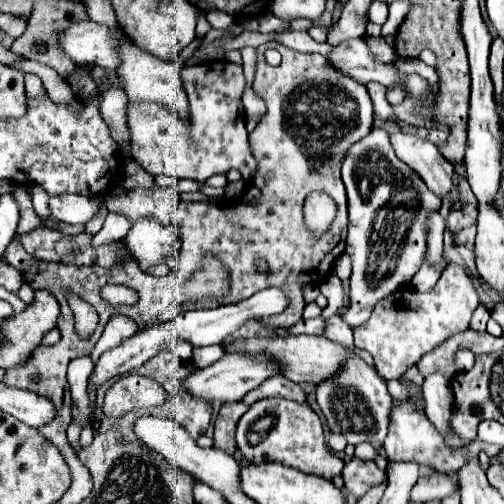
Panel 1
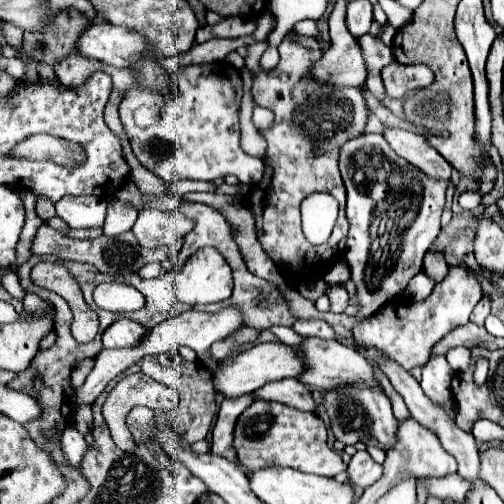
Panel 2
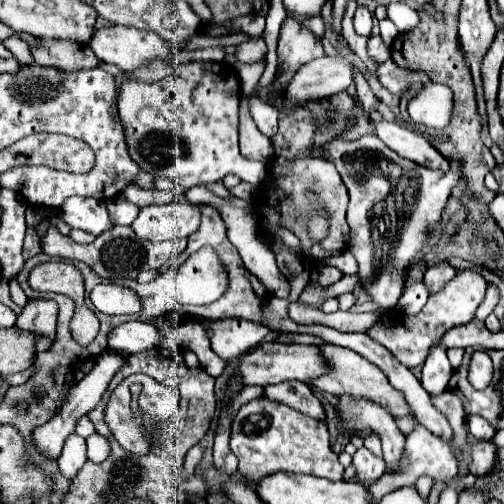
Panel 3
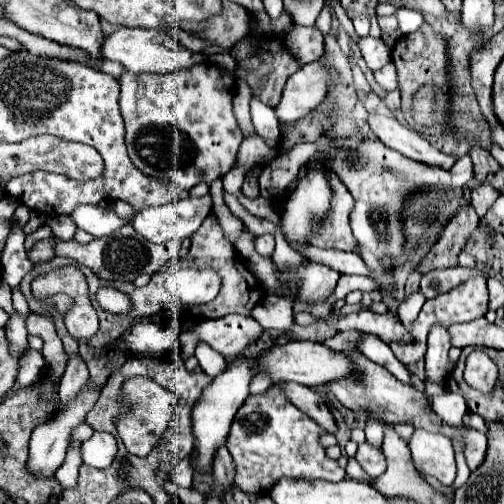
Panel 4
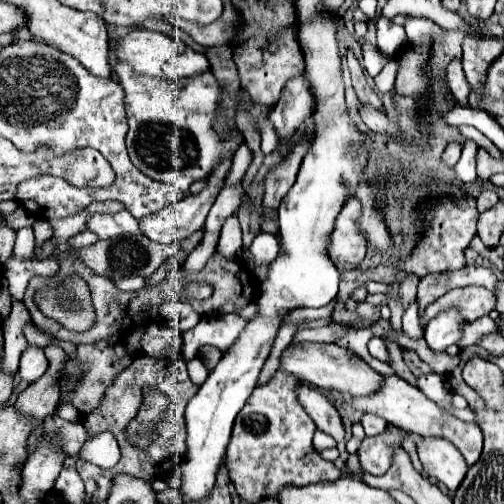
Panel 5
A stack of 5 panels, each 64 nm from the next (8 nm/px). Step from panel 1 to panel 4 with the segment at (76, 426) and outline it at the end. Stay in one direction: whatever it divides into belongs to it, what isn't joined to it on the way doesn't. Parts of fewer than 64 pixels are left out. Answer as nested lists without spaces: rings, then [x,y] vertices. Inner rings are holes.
[[[70,442],[66,458],[62,462],[62,466],[56,470],[56,478],[62,484],[62,488],[70,488],[76,484],[78,478],[78,470],[82,466],[82,442]]]

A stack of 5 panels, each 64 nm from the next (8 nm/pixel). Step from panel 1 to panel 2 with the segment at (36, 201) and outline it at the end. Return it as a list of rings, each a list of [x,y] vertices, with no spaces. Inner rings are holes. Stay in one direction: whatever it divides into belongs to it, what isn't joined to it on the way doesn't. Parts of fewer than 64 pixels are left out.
[[[37,197],[36,202],[36,213],[37,215],[47,222],[56,215],[54,204],[46,197]]]

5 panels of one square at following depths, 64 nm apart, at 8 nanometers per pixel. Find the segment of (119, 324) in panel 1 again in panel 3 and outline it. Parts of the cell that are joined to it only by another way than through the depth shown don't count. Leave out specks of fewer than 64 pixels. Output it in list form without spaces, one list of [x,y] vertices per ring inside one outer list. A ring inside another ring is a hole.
[[[124,322],[108,334],[108,348],[136,354],[136,352],[144,352],[144,350],[154,348],[158,338],[160,338],[158,328],[154,324]]]

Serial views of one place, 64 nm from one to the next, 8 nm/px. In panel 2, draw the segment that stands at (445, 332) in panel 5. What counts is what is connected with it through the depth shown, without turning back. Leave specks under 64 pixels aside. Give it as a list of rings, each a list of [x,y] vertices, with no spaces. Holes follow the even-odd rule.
[[[438,356],[436,360],[428,360],[424,364],[420,386],[424,394],[442,408],[448,402],[448,398],[452,398],[450,380],[452,380],[452,368],[448,366],[446,358]]]

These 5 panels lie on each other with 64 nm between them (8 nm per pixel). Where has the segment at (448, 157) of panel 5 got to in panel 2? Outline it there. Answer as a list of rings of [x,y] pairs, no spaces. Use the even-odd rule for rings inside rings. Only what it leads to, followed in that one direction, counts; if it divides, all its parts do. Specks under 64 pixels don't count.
[[[386,128],[382,134],[400,158],[408,160],[412,166],[422,170],[428,178],[450,180],[452,166],[436,152],[436,148],[430,146],[430,142],[424,136],[398,128]]]

